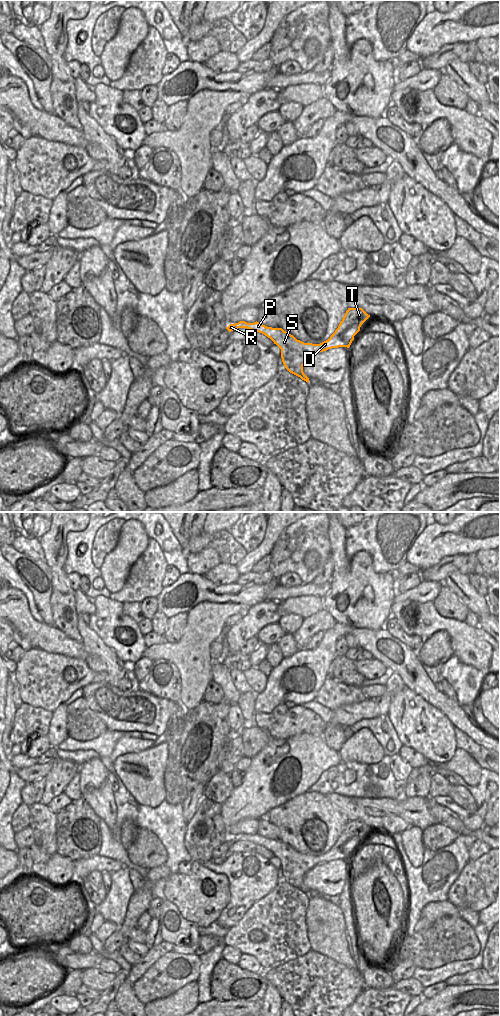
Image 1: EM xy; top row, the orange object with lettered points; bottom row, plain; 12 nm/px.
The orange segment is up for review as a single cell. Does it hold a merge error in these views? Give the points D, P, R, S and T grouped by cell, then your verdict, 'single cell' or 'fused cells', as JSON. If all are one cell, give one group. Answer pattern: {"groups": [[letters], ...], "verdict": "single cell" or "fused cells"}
{"groups": [["D", "P", "R", "S", "T"]], "verdict": "single cell"}

